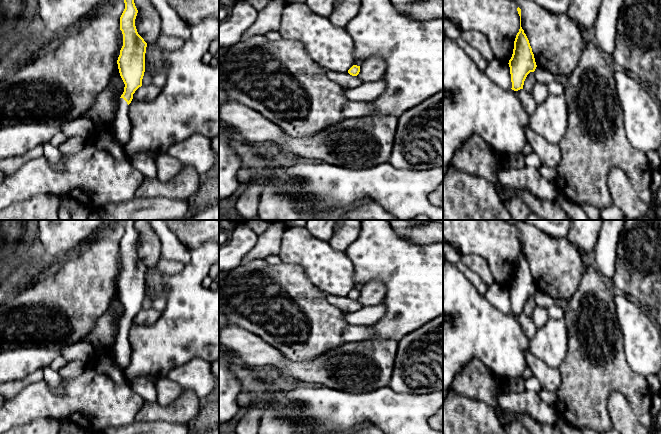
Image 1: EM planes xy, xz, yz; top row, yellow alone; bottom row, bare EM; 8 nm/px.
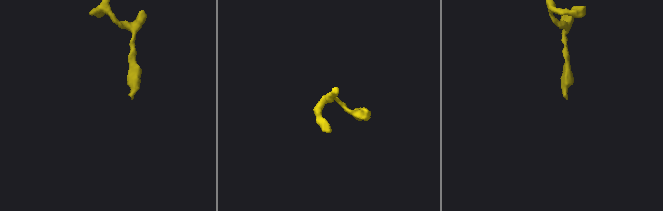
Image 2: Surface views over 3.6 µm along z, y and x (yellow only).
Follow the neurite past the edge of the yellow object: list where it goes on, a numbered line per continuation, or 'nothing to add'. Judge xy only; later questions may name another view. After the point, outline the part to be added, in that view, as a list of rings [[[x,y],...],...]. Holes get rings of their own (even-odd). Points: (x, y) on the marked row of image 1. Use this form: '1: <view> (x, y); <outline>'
1: xy (121, 125); [[[120,98],[120,104],[116,112],[116,117],[112,123],[112,129],[115,133],[115,136],[118,138],[123,147],[128,143],[130,137],[128,108],[129,105],[127,102],[123,98]]]

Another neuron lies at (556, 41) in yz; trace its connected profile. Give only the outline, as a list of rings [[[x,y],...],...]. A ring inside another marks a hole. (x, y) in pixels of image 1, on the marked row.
[[[530,0],[512,1],[521,9],[521,27],[529,40],[536,65],[568,78],[576,68],[585,44],[580,27],[567,13],[551,13]]]

